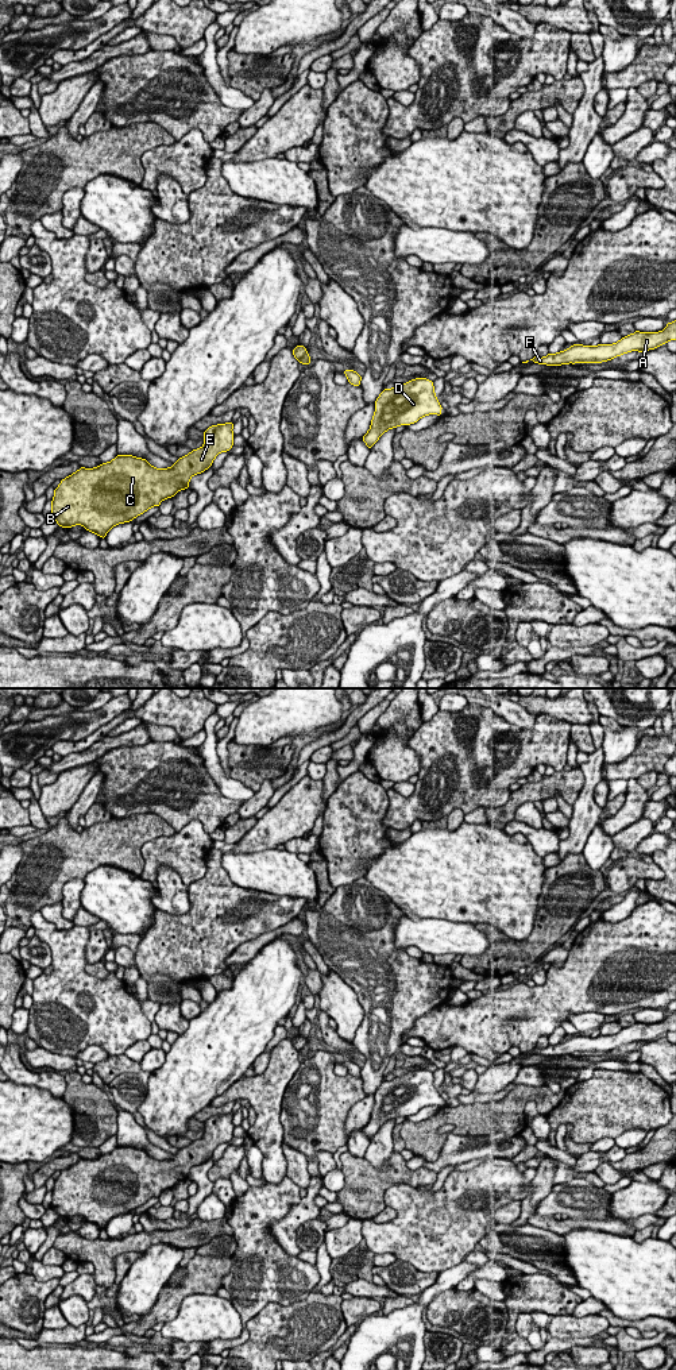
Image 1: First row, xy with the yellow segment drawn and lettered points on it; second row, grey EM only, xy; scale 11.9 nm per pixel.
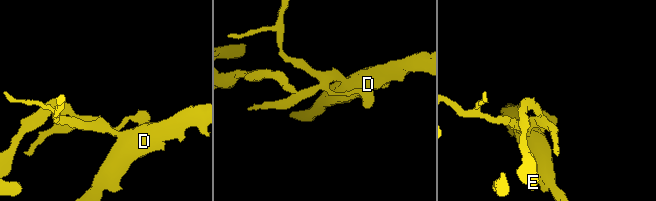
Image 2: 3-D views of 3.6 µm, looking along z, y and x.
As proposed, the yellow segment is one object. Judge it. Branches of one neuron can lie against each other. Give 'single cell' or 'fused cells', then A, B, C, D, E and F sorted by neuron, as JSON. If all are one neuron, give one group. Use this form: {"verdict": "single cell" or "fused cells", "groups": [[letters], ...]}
{"verdict": "fused cells", "groups": [["A", "D", "F"], ["B", "C", "E"]]}

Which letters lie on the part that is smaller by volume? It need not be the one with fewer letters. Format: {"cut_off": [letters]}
{"cut_off": ["A", "D", "F"]}

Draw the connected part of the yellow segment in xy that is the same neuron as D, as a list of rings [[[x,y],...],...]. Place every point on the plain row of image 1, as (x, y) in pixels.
[[[416,1069],[401,1077],[385,1080],[375,1092],[371,1118],[362,1130],[371,1141],[386,1122],[414,1115],[424,1107],[441,1107],[441,1100],[433,1072],[426,1069]]]

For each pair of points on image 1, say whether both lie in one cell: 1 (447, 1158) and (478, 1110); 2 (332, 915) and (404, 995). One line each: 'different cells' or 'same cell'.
1: different cells
2: same cell

